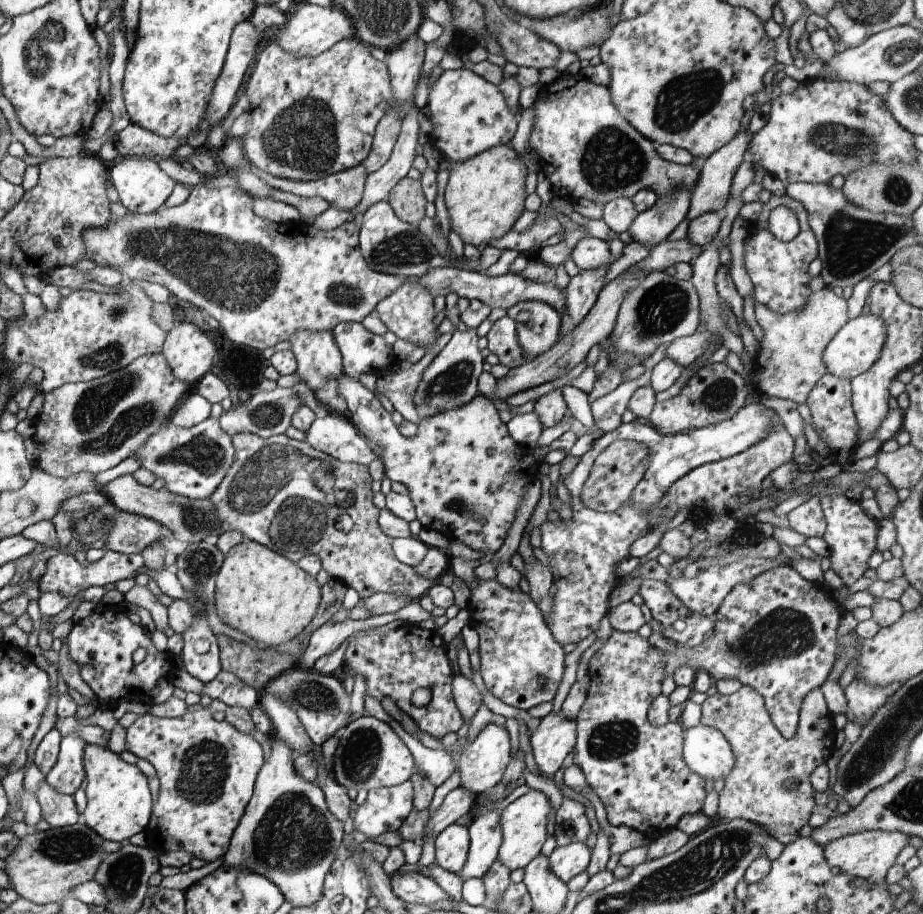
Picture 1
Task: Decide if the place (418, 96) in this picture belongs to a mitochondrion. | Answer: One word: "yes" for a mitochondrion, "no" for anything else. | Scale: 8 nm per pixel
no

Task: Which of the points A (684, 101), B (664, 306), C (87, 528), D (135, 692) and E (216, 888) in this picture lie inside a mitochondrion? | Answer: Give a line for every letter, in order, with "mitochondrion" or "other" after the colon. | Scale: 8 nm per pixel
A: mitochondrion
B: mitochondrion
C: mitochondrion
D: other
E: other

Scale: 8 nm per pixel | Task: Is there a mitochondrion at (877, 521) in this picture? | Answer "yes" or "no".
no

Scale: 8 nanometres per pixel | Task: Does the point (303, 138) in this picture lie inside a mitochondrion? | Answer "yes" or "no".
yes

